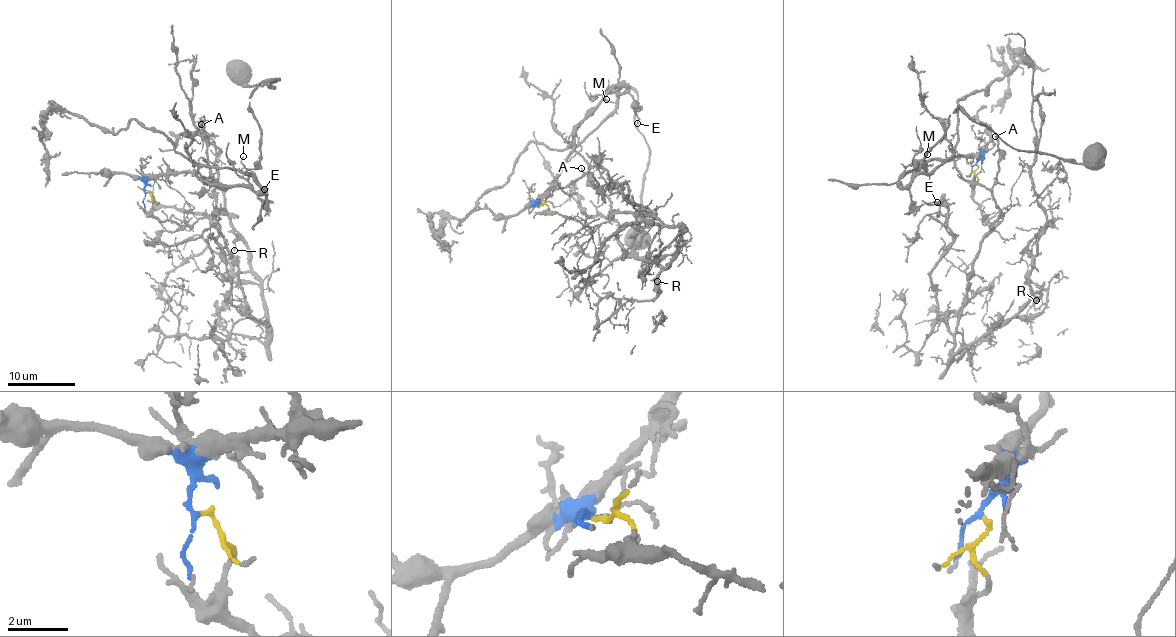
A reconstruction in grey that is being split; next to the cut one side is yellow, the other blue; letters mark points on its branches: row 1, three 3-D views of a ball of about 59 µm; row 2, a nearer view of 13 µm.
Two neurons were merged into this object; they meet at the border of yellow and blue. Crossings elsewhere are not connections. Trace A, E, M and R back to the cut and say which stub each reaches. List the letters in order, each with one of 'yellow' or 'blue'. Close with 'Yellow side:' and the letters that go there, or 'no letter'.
A: yellow
E: blue
M: blue
R: yellow
Yellow side: A, R

